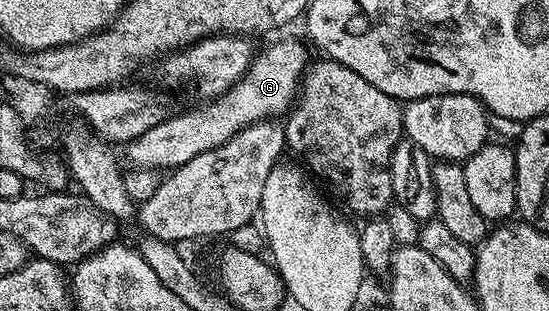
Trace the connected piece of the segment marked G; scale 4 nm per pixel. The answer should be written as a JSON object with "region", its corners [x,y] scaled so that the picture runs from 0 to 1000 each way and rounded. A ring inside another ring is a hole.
{"region":[[[508,129],[503,141],[490,145],[474,180],[470,170],[463,183],[455,225],[408,309],[386,318],[370,350],[333,360],[328,373],[313,370],[286,405],[264,418],[264,431],[230,466],[228,489],[239,524],[237,537],[277,547],[328,540],[337,521],[344,521],[344,508],[359,508],[362,489],[379,489],[403,469],[443,412],[528,363],[546,305],[552,251],[563,219],[561,145],[546,129]]]}

